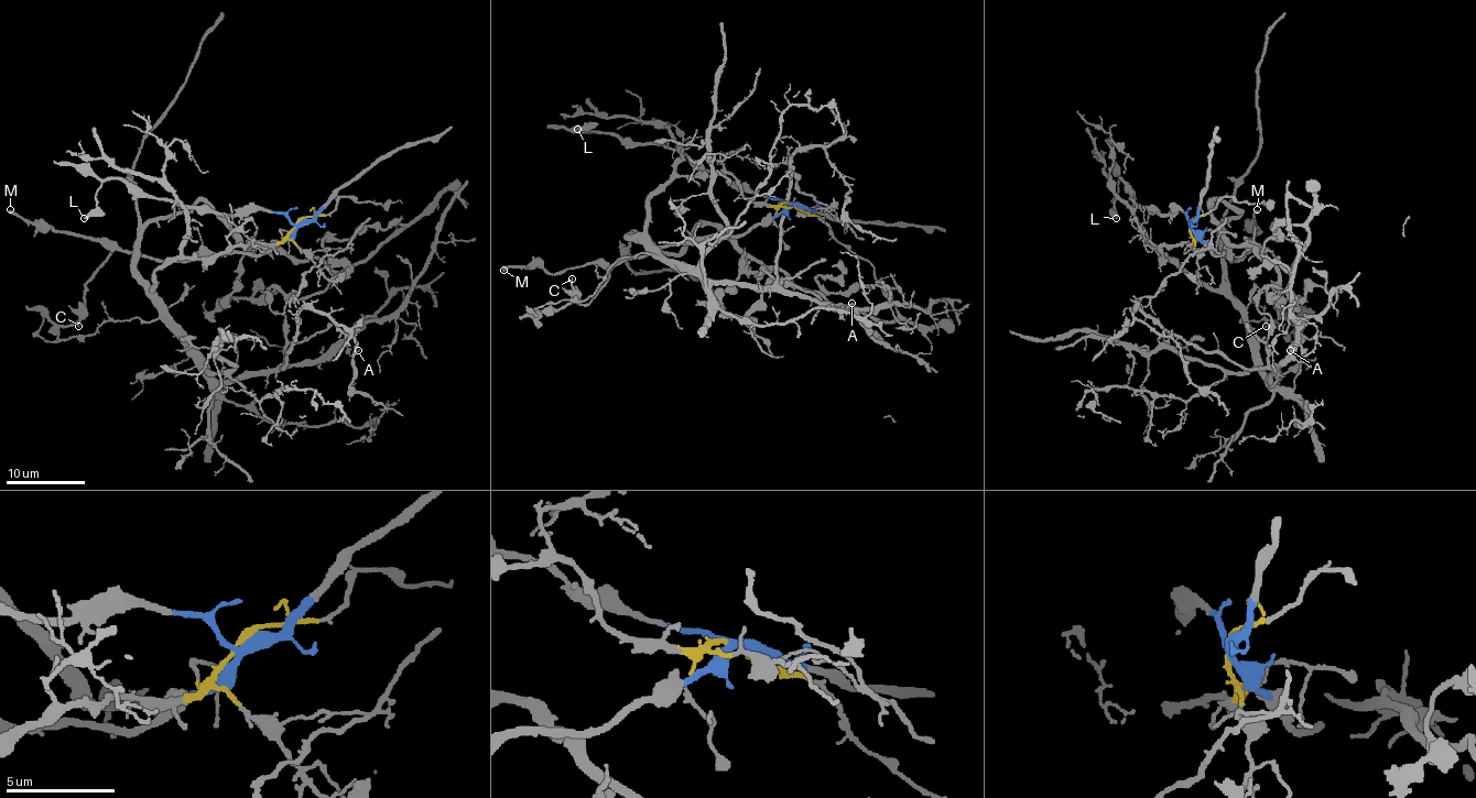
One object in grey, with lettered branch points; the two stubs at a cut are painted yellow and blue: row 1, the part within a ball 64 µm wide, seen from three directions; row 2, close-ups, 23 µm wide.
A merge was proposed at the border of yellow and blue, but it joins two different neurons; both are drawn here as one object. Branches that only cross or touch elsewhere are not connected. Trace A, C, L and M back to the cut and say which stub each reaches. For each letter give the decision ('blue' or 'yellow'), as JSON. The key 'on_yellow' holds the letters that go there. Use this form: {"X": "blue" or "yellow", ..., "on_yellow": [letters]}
{"A": "yellow", "C": "blue", "L": "blue", "M": "blue", "on_yellow": ["A"]}

